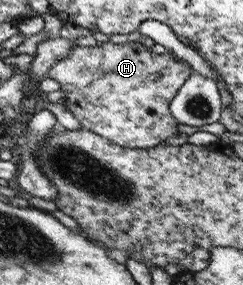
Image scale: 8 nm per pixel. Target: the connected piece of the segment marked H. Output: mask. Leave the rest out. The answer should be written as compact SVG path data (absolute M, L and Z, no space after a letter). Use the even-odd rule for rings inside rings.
M136 40L123 44L107 41L96 46L76 46L51 65L46 77L59 83L61 92L64 92L62 105L77 119L81 129L94 132L123 148L148 149L178 134L178 122L169 112L169 101L191 72L189 64L173 53L156 54Z

